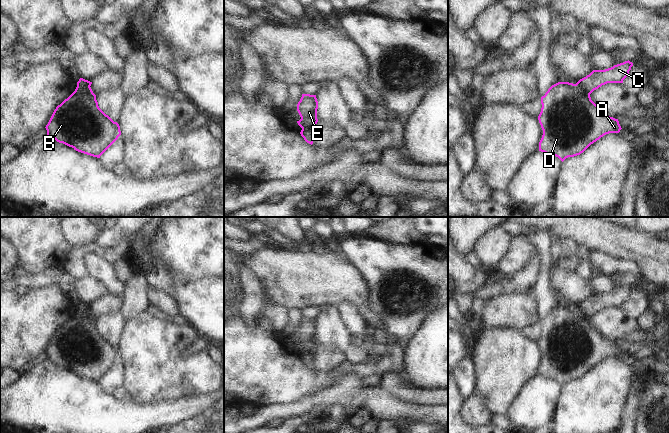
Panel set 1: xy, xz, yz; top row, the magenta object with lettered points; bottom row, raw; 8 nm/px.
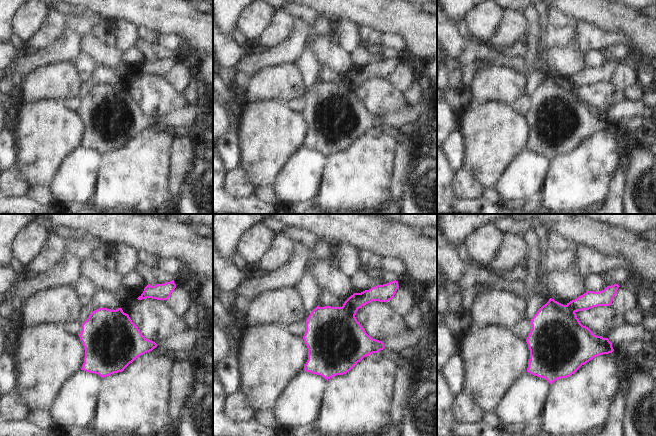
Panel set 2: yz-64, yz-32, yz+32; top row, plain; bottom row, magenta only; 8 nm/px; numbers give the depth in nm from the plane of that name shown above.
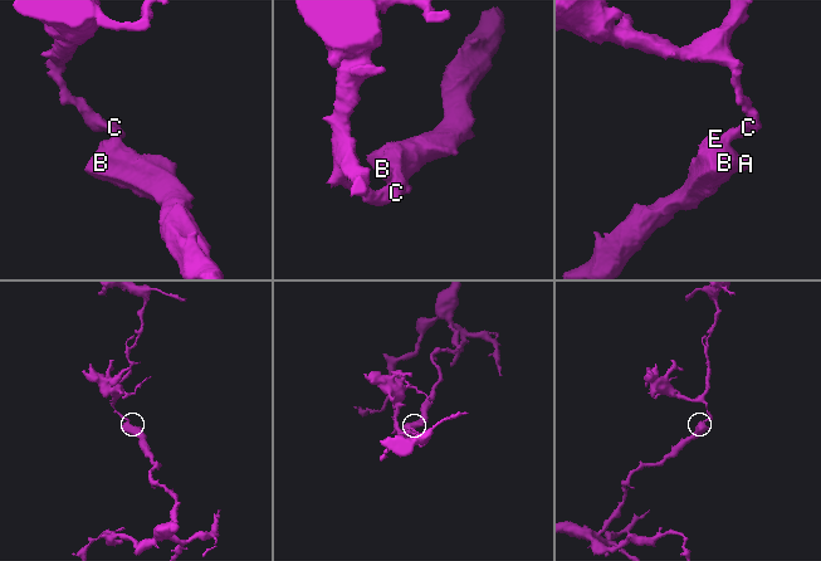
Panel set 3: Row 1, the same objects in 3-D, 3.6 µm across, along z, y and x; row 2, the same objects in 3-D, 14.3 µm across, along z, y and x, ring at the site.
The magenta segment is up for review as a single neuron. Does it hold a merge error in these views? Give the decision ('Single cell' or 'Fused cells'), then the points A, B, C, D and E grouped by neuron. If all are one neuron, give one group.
Fused cells. Groups: A B D E / C.

